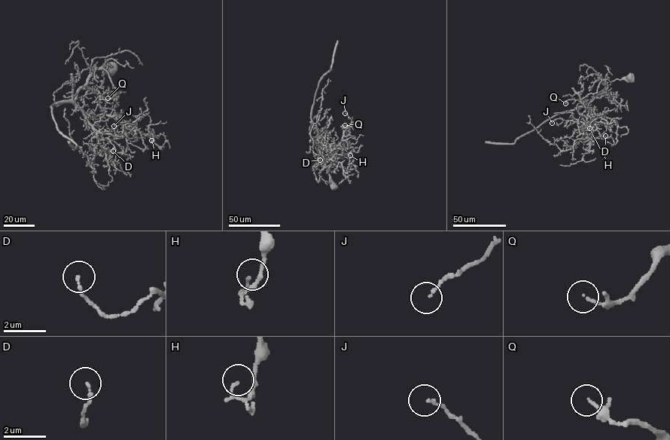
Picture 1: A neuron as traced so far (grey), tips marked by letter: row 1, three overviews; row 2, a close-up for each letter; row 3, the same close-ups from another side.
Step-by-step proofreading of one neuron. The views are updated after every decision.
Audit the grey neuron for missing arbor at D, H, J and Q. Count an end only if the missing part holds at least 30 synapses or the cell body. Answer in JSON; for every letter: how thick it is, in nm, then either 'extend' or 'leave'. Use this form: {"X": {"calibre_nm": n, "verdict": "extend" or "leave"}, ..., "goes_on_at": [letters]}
{"D": {"calibre_nm": 140, "verdict": "leave"}, "H": {"calibre_nm": 120, "verdict": "leave"}, "J": {"calibre_nm": 130, "verdict": "leave"}, "Q": {"calibre_nm": 110, "verdict": "leave"}, "goes_on_at": []}

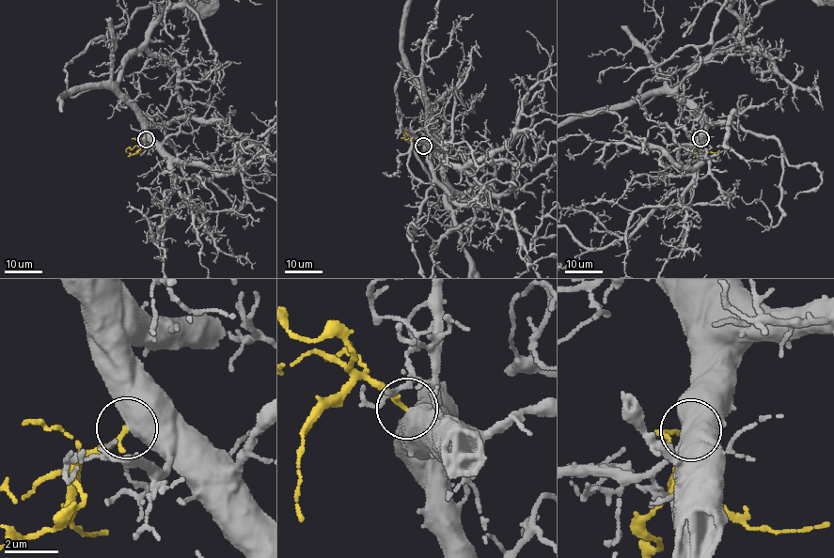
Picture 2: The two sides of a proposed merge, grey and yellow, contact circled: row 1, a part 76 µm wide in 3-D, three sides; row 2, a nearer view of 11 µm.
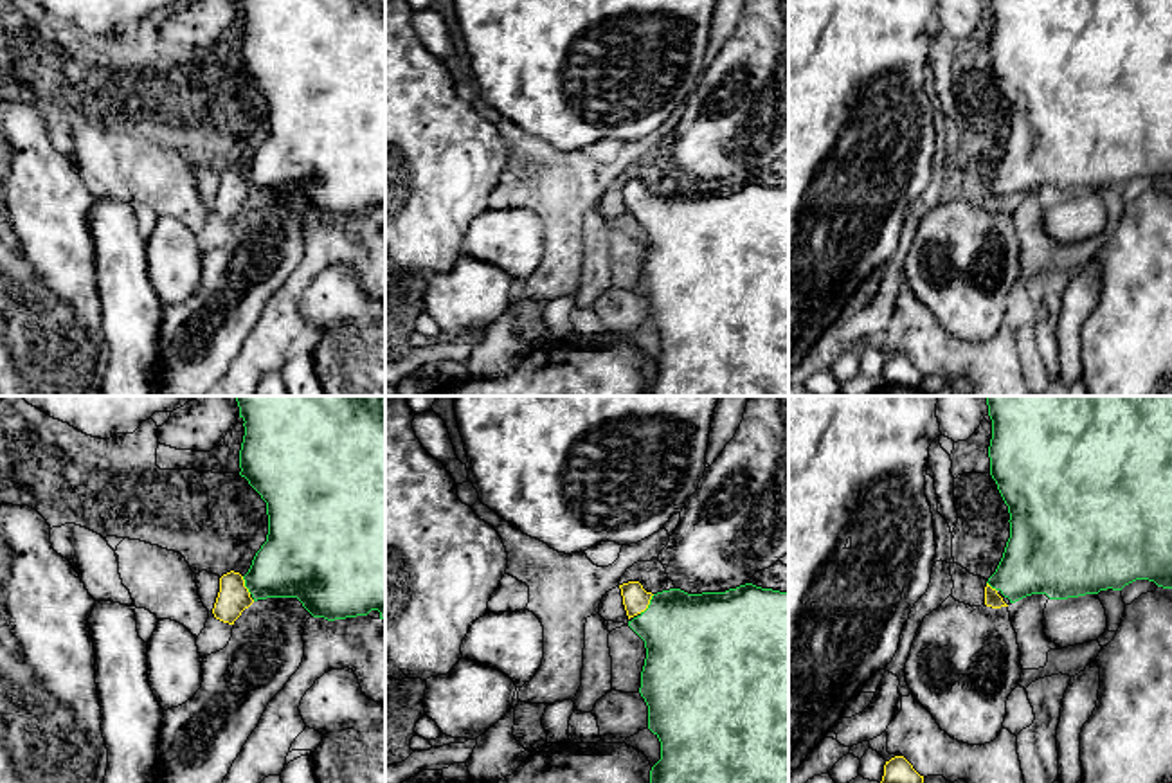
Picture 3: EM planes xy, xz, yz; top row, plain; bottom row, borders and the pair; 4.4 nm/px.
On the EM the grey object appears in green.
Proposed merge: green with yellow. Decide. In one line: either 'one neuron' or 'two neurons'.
one neuron

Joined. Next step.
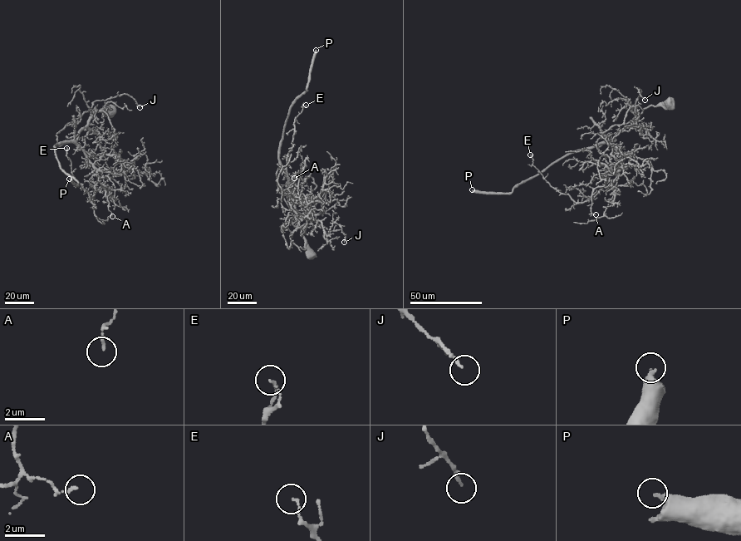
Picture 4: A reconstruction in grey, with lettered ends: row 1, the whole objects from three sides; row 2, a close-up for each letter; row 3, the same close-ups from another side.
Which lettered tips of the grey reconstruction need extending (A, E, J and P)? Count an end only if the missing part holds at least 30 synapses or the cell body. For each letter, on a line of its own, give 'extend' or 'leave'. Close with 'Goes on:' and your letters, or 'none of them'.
A: leave
E: leave
J: leave
P: extend
Goes on: P

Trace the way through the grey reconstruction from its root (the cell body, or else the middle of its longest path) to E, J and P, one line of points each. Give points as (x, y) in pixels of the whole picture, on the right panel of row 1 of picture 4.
E: (670, 104), (646, 107), (598, 140), (618, 152), (619, 174), (582, 202), (551, 187), (530, 154)
J: (670, 104), (646, 107), (622, 129), (598, 140), (597, 148), (633, 123), (641, 91), (636, 88), (645, 100)
P: (670, 104), (646, 107), (622, 129), (598, 140), (598, 148), (601, 145), (565, 155), (510, 193), (472, 189)

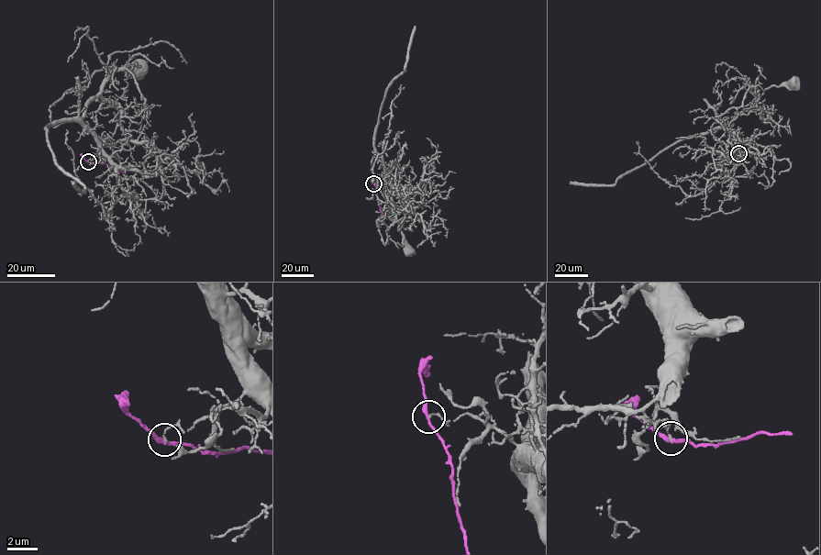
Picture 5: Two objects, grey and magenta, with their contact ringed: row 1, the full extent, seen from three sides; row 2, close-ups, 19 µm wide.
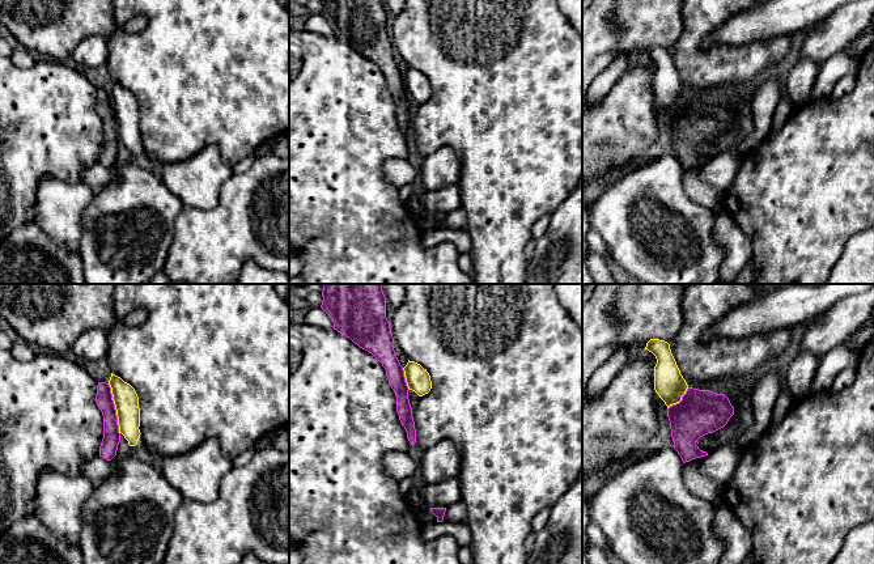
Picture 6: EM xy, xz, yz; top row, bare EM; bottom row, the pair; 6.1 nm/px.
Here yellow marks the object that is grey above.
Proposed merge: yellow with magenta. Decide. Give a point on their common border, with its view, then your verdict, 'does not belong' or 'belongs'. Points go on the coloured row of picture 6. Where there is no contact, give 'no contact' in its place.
meets yellow in xy at (115, 408); does not belong

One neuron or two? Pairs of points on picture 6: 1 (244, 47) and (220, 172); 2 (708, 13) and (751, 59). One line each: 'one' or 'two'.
1: two
2: one

